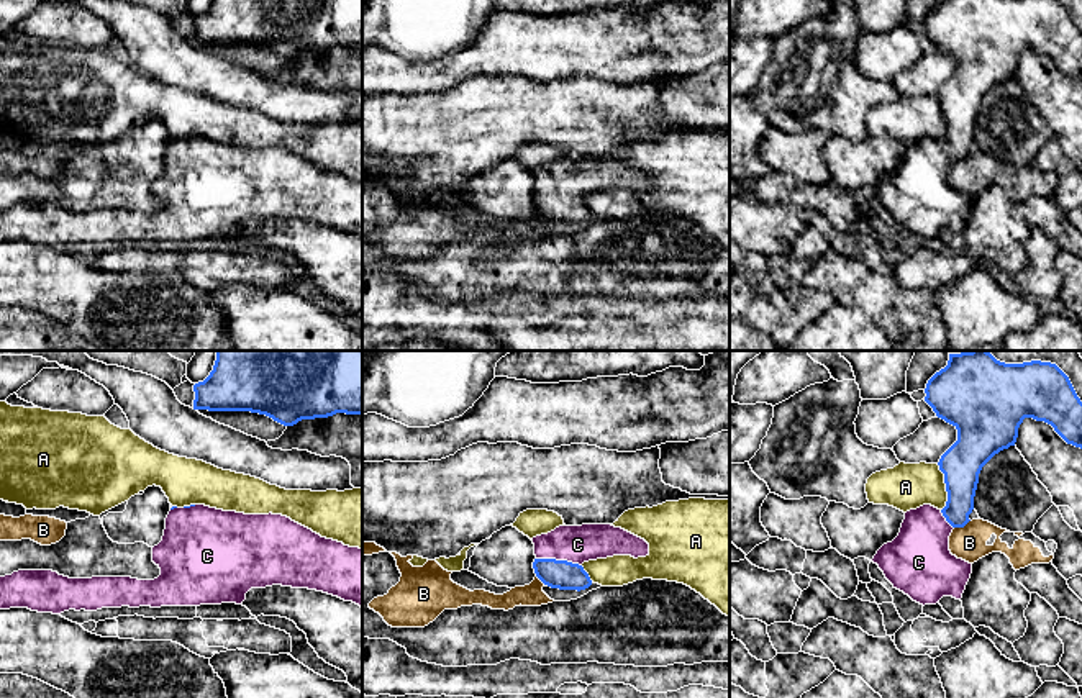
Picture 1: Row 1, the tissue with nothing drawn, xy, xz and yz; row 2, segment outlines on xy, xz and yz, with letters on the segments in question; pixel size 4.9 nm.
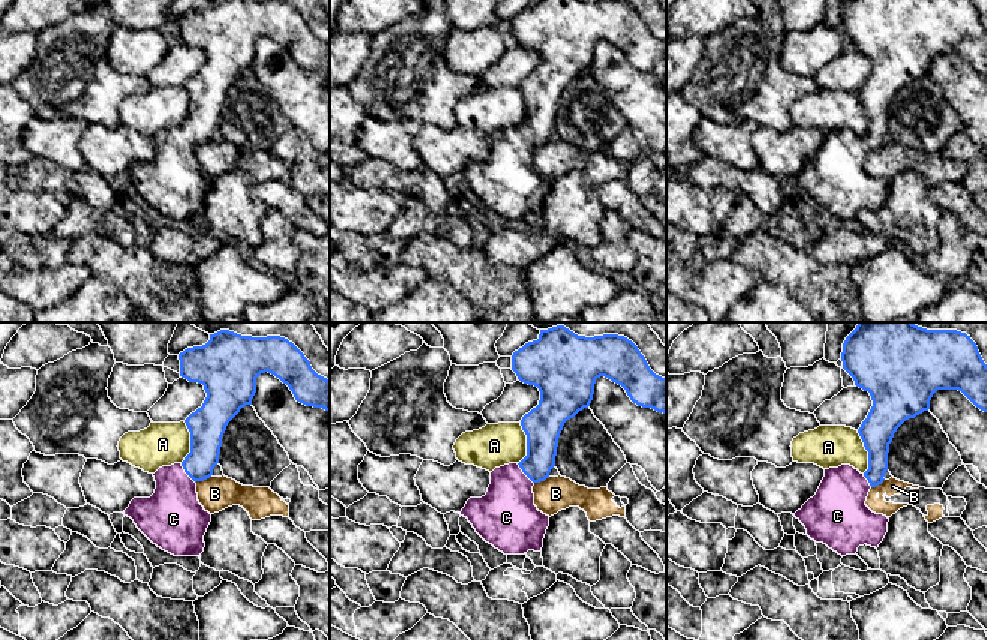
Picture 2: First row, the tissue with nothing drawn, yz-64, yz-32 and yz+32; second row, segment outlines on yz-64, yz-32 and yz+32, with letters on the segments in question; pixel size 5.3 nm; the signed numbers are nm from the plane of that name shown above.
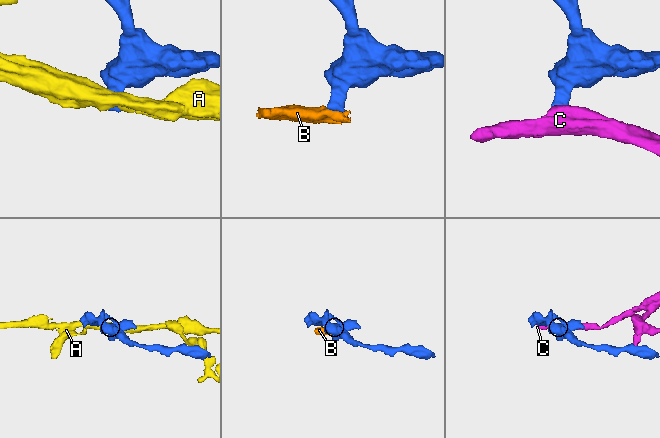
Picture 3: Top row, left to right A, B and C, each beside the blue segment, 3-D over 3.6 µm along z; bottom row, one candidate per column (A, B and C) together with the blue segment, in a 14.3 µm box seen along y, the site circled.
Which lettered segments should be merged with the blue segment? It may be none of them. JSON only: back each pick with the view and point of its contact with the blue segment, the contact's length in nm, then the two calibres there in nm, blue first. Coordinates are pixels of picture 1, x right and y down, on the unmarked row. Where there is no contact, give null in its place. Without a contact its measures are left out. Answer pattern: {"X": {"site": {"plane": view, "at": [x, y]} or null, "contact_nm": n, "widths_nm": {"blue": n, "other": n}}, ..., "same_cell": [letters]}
{"C": {"site": {"plane": "xz", "at": [559, 194]}, "contact_nm": 220, "widths_nm": {"blue": 140, "other": 190}}, "same_cell": ["C"]}

